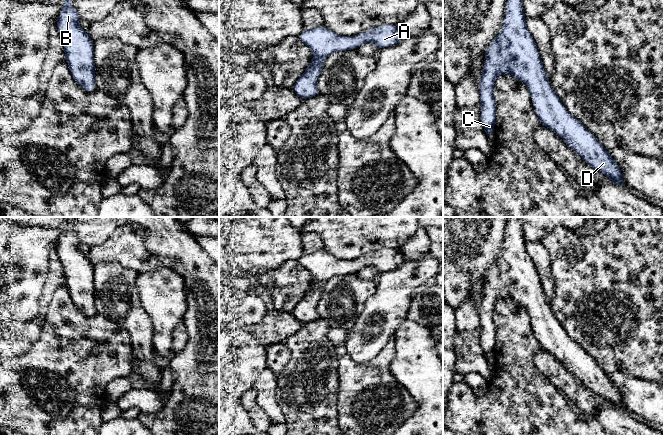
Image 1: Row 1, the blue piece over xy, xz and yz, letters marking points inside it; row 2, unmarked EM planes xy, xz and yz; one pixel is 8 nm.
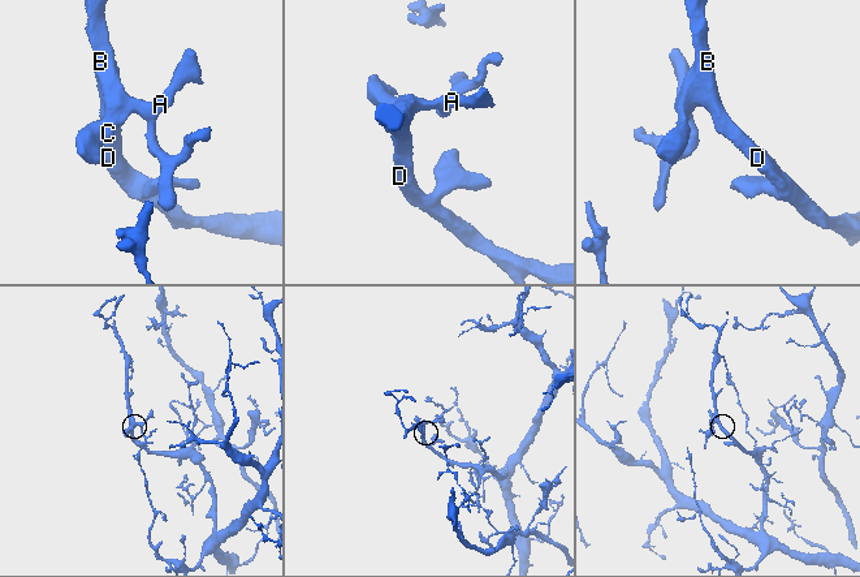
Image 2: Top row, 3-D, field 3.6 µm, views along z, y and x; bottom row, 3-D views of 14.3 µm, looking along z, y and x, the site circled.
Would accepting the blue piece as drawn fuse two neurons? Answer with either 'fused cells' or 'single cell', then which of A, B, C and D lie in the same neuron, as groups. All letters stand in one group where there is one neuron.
single cell; groups A B C D

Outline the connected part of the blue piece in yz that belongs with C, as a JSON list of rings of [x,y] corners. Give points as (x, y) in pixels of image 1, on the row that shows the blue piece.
[[[507,0],[502,30],[486,50],[484,68],[482,76],[479,78],[480,118],[486,135],[489,138],[494,135],[496,121],[496,103],[493,95],[495,79],[498,75],[508,73],[527,85],[534,109],[542,126],[548,127],[561,137],[570,148],[583,158],[585,163],[607,176],[611,183],[624,186],[623,174],[610,152],[576,117],[566,110],[558,95],[554,92],[546,76],[536,43],[526,27],[526,21],[522,0]]]

